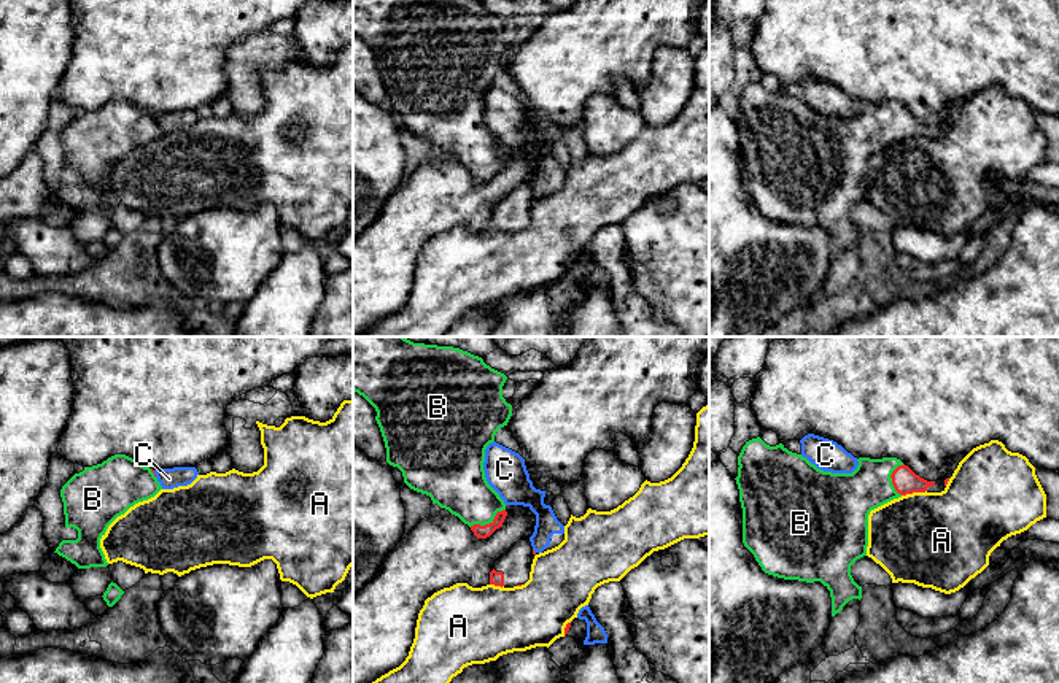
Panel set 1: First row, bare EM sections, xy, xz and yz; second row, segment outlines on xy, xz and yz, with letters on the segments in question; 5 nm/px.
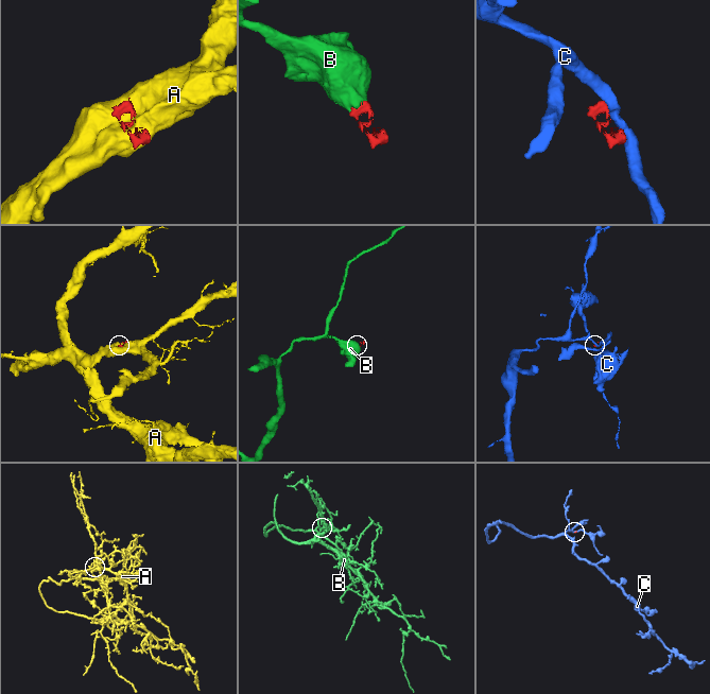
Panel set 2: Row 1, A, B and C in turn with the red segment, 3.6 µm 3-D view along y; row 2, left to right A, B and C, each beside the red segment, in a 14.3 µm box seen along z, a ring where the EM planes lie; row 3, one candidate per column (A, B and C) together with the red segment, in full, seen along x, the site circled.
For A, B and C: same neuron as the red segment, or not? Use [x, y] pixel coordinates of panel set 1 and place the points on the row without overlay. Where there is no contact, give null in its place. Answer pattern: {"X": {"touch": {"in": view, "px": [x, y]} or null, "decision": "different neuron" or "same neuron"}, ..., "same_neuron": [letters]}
{"A": {"touch": {"in": "yz", "px": [913, 135]}, "decision": "different neuron"}, "B": {"touch": {"in": "xz", "px": [487, 169]}, "decision": "same neuron"}, "C": {"touch": {"in": "xy", "px": [155, 118]}, "decision": "different neuron"}, "same_neuron": ["B"]}

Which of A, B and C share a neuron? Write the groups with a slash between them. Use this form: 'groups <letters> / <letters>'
groups A / B / C

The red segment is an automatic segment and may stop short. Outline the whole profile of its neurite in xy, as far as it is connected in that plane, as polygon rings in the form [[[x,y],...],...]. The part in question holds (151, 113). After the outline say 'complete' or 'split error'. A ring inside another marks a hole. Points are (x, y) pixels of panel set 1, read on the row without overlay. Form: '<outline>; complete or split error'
[[[126,98],[84,111],[60,133],[65,172],[78,175],[76,184],[62,184],[54,197],[78,213],[107,211],[100,183],[108,170],[130,151],[162,133],[154,114]]]; split error

